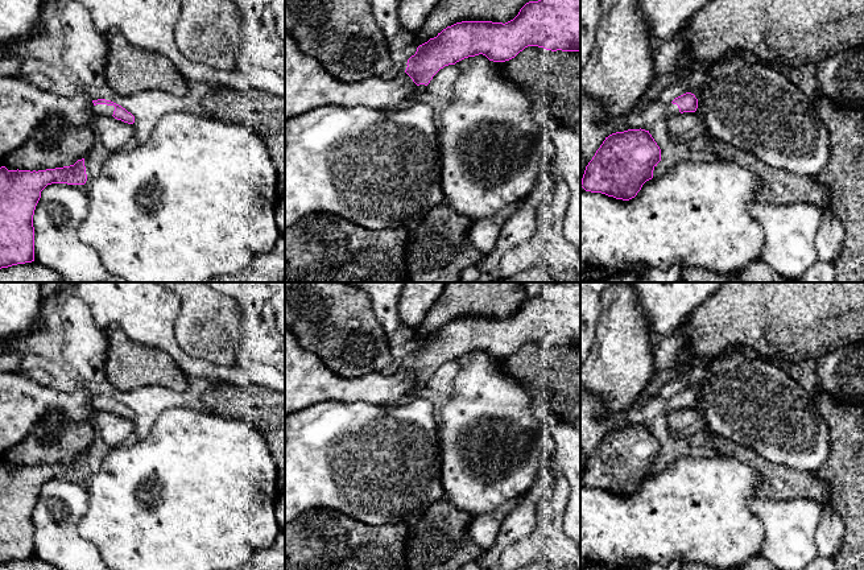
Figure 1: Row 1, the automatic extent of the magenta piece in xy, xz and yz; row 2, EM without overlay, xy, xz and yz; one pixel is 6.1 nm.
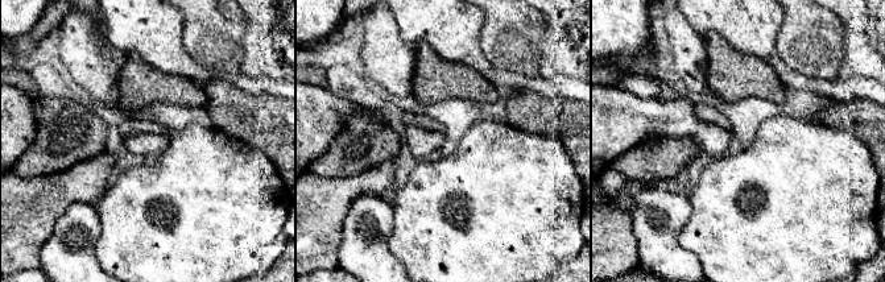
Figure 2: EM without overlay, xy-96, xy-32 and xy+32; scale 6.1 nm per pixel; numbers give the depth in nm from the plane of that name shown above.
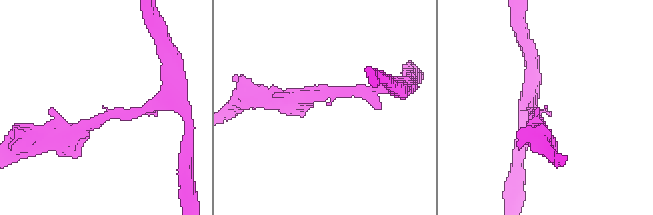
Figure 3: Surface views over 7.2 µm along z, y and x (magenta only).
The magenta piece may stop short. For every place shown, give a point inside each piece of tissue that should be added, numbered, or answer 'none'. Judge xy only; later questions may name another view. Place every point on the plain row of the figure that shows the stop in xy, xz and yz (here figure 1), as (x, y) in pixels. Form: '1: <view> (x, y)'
1: xy (103, 405)

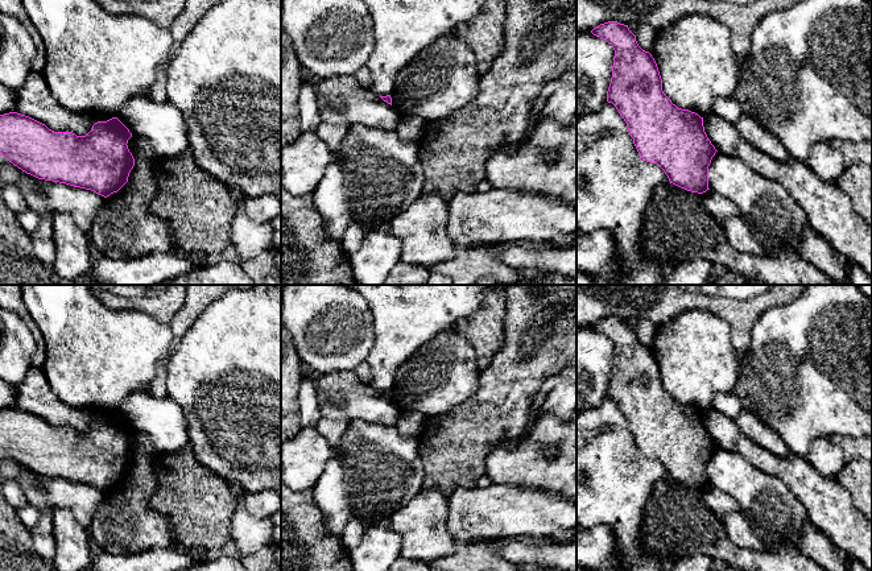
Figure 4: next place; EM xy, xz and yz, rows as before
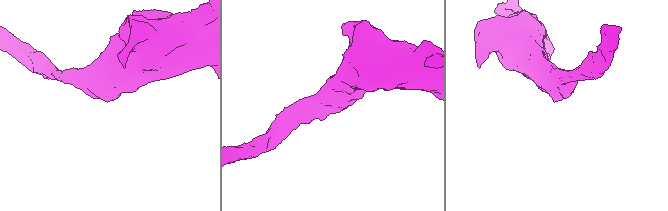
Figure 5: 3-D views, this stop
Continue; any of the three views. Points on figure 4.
none

